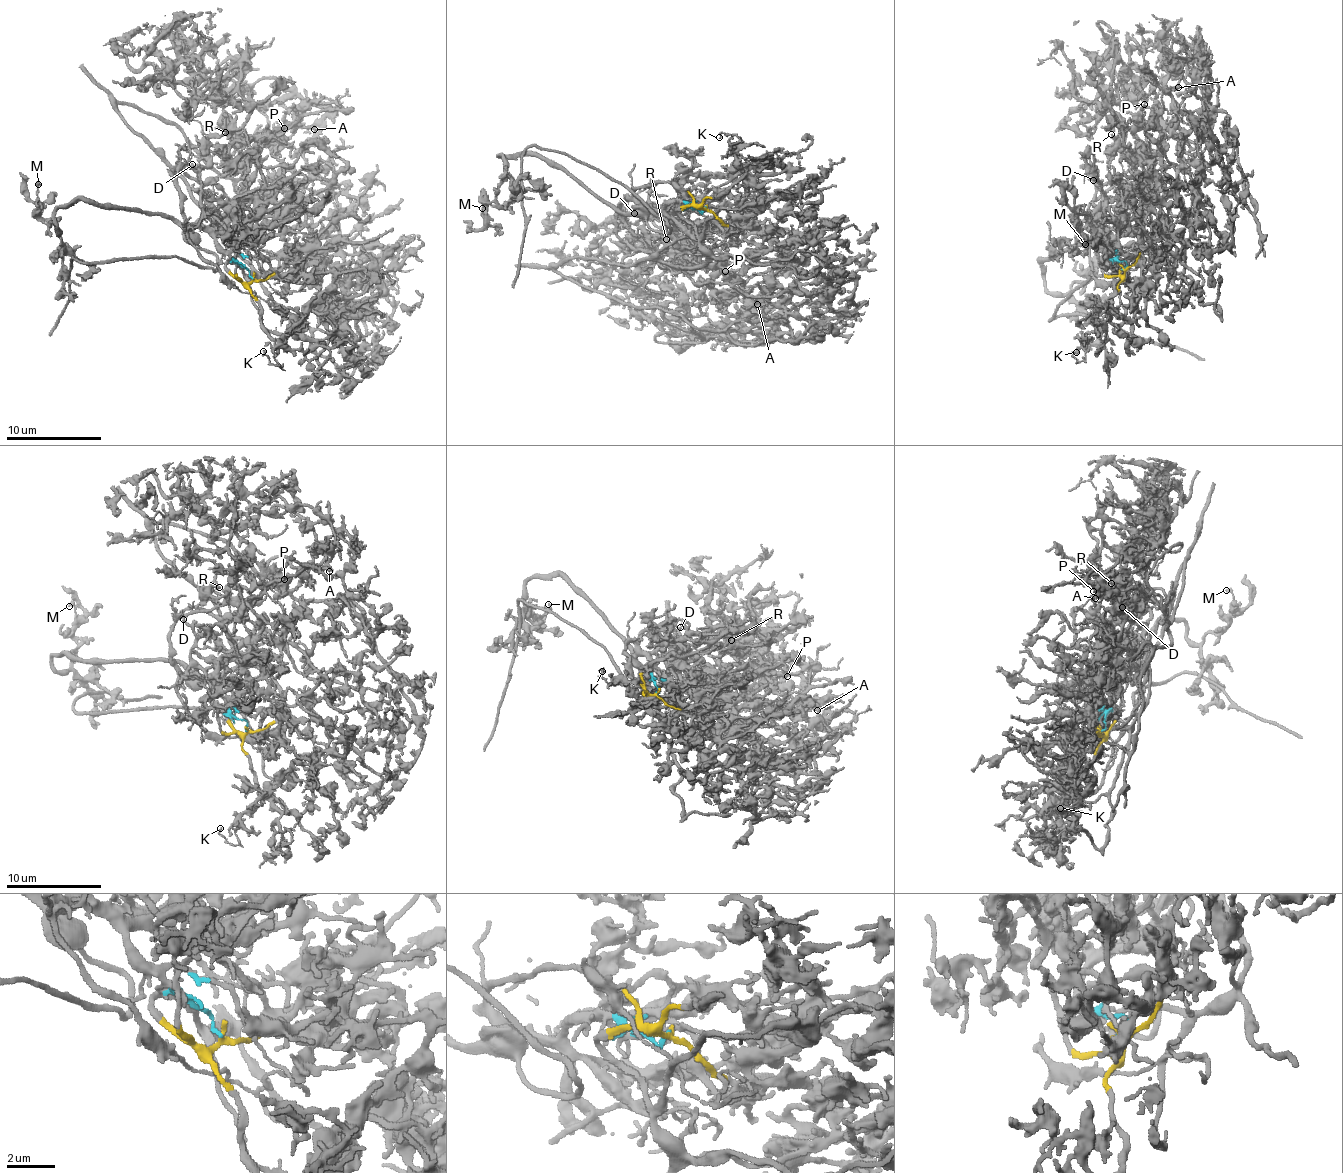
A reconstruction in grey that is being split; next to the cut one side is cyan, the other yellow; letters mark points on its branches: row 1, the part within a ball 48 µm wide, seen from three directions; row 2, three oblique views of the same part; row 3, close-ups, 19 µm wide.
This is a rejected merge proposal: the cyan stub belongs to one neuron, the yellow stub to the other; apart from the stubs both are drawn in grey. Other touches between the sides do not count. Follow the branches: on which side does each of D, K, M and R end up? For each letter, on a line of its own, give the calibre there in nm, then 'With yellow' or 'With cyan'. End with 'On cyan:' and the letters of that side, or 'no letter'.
D: Thickness 130 nm. With cyan
K: Thickness 150 nm. With yellow
M: Thickness 200 nm. With cyan
R: Thickness 190 nm. With yellow
On cyan: D, M

